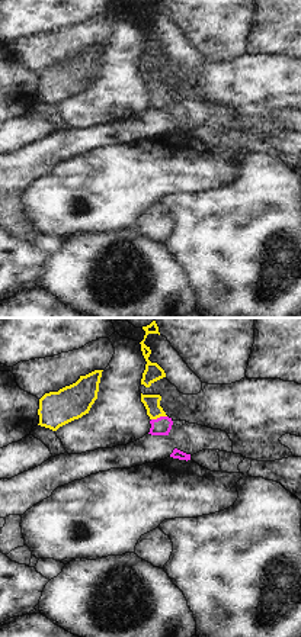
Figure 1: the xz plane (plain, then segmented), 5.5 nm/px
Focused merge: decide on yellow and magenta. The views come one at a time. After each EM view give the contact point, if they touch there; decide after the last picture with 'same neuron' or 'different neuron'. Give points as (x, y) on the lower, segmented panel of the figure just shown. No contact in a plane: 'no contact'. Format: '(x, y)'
(159, 417)

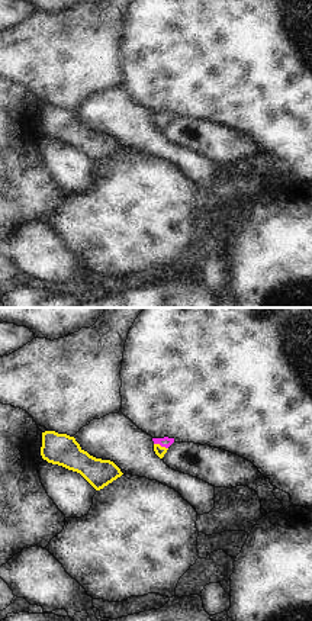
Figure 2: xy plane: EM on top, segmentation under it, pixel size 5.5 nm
(160, 446)

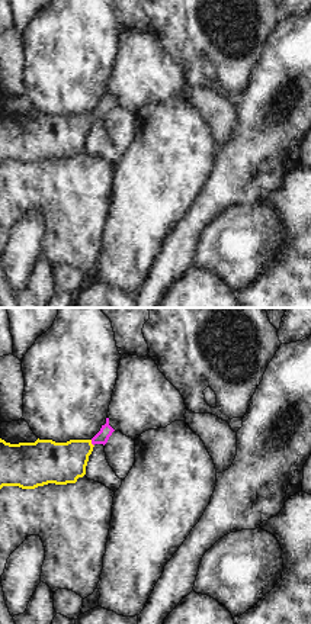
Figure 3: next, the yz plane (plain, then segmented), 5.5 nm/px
(90, 443)

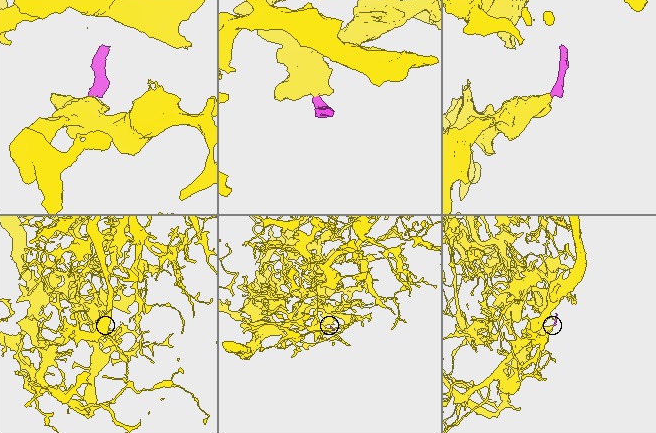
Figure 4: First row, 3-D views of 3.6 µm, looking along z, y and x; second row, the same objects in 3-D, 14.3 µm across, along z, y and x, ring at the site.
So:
same neuron

